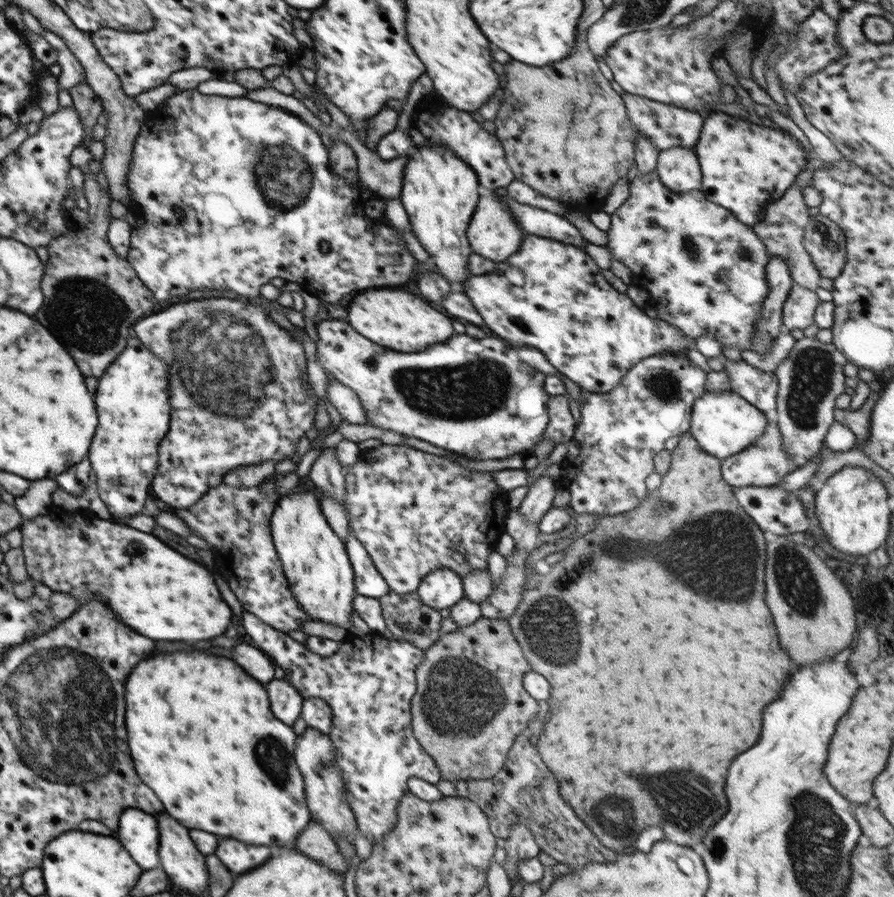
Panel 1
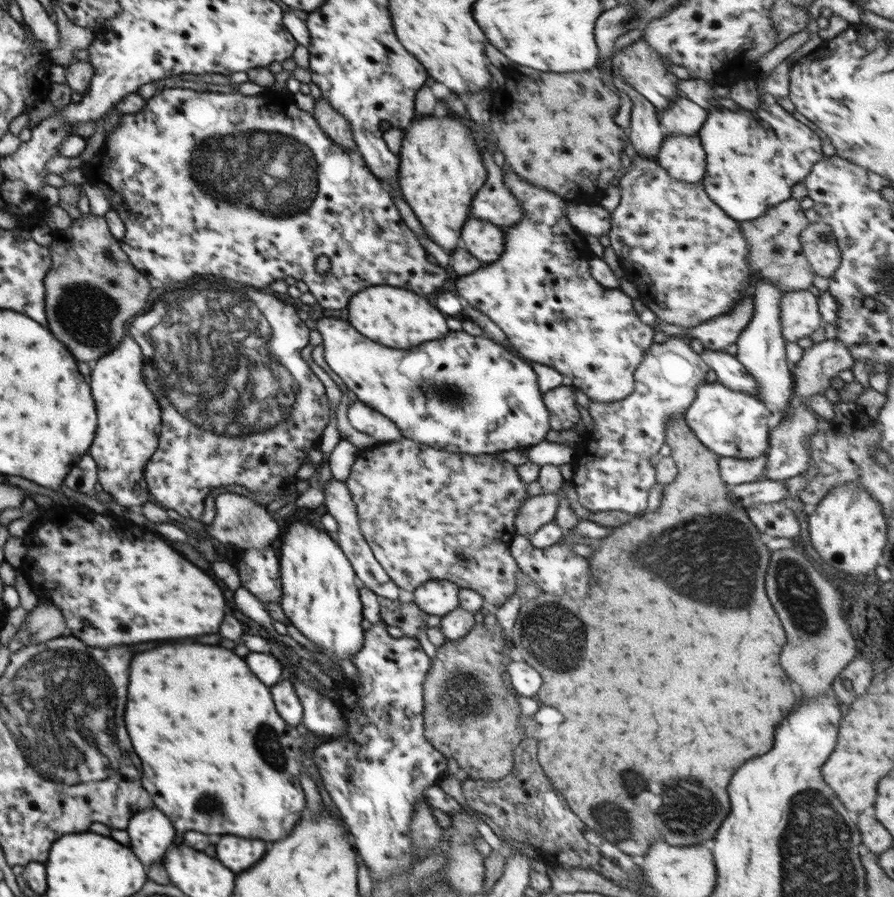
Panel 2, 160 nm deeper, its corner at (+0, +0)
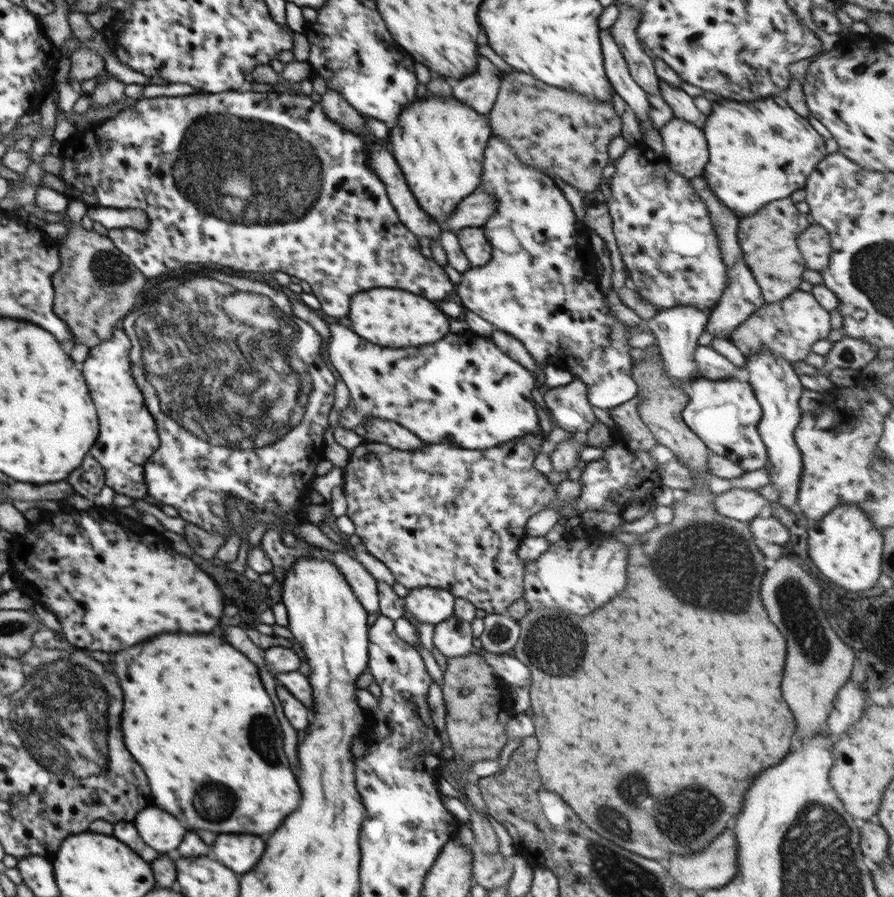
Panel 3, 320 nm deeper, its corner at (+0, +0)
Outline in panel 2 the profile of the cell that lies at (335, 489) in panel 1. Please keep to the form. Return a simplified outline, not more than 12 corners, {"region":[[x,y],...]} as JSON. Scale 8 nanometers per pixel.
{"region":[[330,479],[328,513],[338,521],[334,537],[358,583],[379,598],[400,592],[361,533],[345,481]]}

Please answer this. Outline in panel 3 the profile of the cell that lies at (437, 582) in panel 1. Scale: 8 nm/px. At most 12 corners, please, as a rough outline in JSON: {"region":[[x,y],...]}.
{"region":[[411,588],[405,610],[426,624],[453,615],[455,597],[448,590]]}

